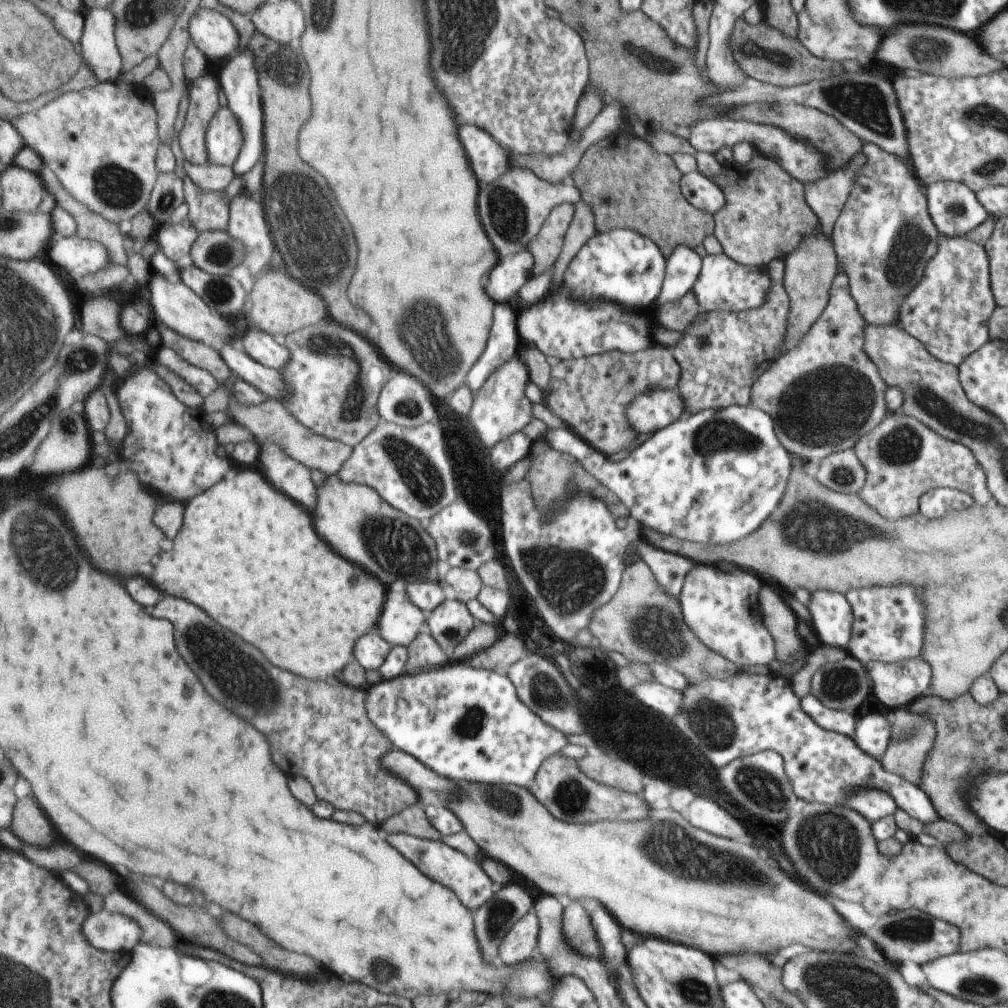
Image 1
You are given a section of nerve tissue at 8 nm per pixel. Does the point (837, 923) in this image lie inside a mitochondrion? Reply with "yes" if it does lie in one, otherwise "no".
no

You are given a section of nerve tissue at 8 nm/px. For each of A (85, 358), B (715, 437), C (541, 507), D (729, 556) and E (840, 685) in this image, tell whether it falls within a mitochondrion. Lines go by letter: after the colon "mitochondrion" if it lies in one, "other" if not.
A: mitochondrion
B: mitochondrion
C: other
D: other
E: mitochondrion

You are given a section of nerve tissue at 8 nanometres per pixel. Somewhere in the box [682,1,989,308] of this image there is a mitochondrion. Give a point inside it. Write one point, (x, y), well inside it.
(865, 104)

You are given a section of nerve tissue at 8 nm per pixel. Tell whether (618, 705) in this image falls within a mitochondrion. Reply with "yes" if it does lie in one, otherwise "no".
no

